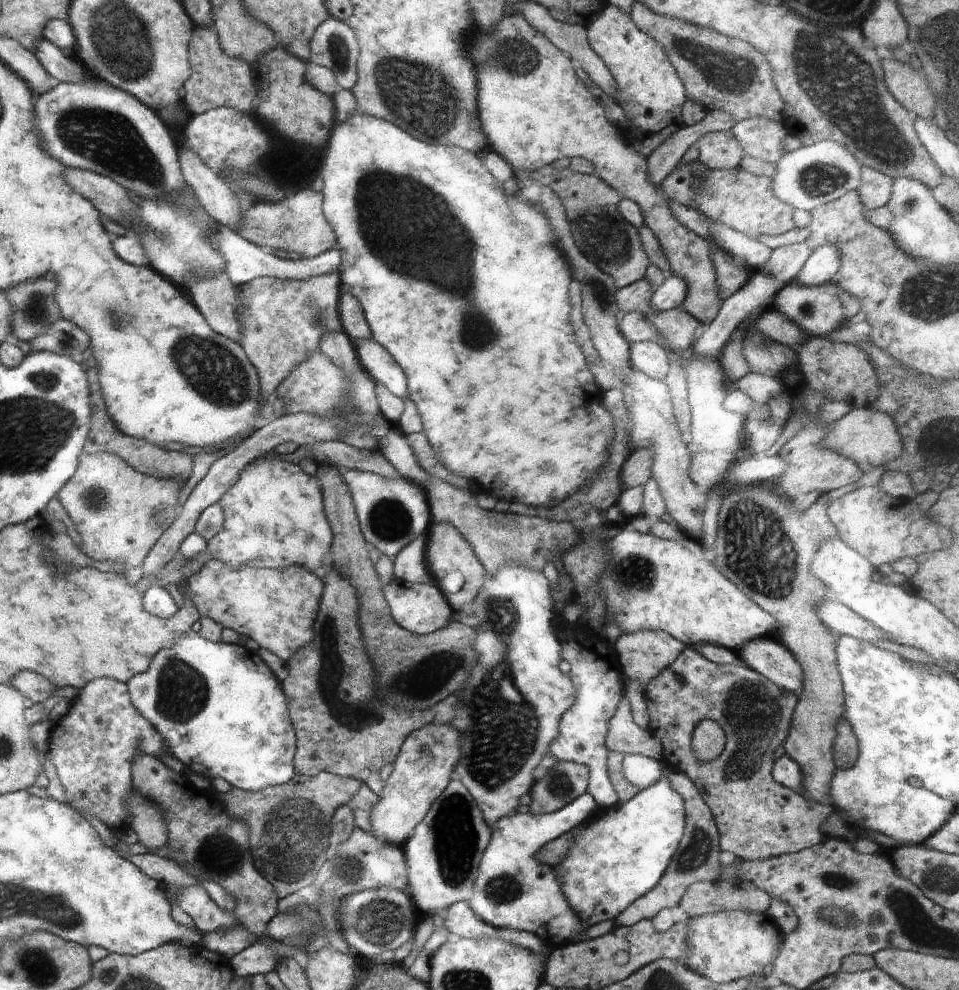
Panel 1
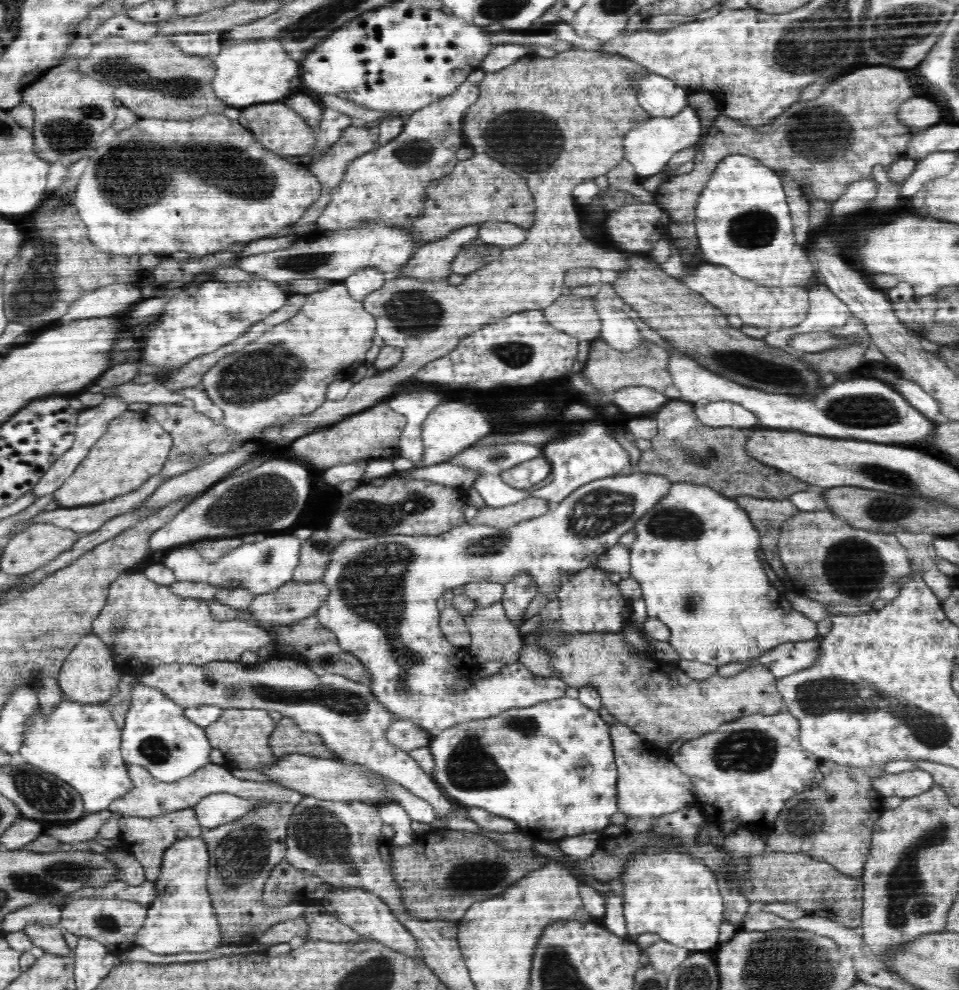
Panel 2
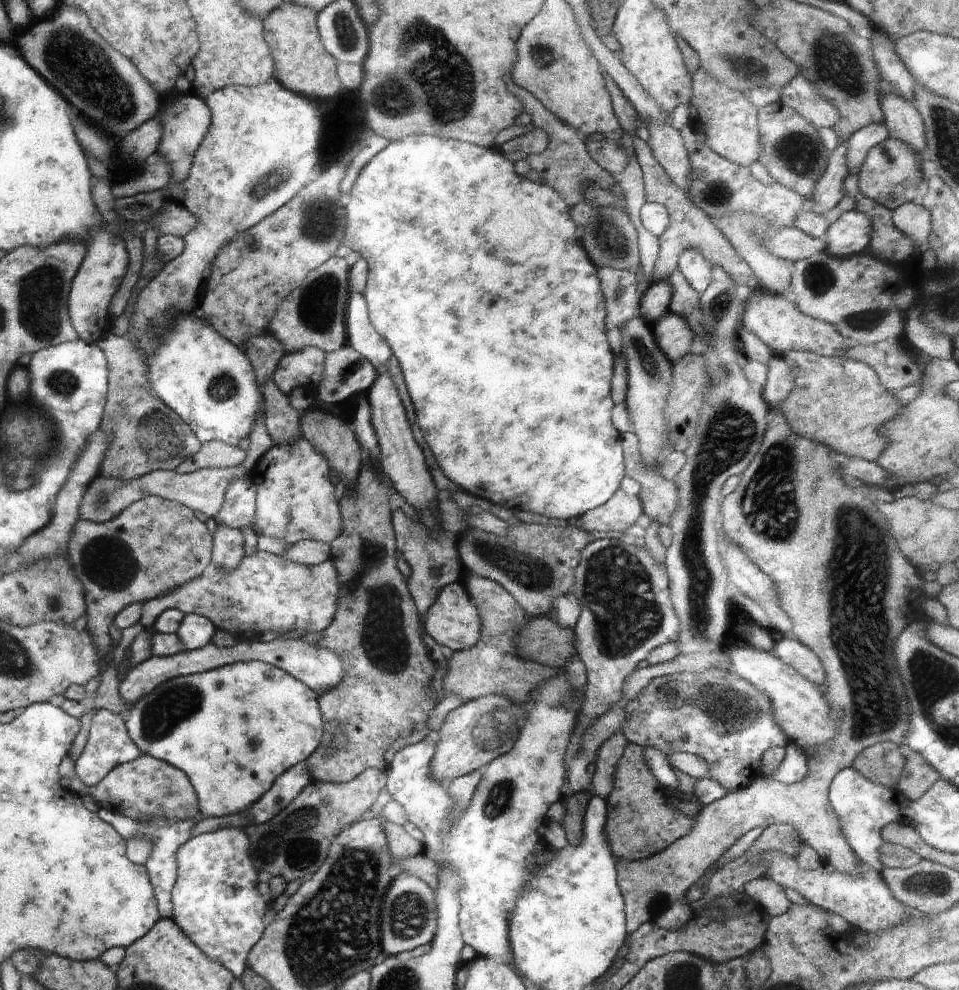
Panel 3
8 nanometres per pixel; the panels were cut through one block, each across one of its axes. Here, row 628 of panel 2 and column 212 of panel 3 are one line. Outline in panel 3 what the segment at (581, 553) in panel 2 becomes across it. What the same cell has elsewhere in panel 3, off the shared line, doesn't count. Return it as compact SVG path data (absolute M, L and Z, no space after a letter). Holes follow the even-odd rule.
M196 312L179 313L171 334L160 346L160 352L153 357L146 357L151 376L154 376L151 389L163 403L186 421L201 443L220 441L237 447L240 440L249 438L253 428L257 426L257 420L263 418L262 382L258 380L245 352L219 335L218 331L206 324Z

